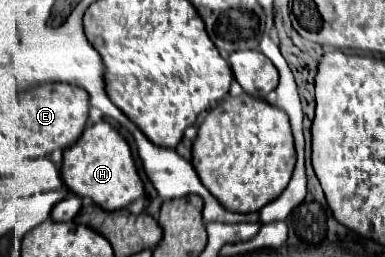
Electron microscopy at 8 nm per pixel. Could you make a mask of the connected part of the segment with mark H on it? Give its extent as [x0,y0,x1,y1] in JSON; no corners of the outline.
[61,121,145,211]

